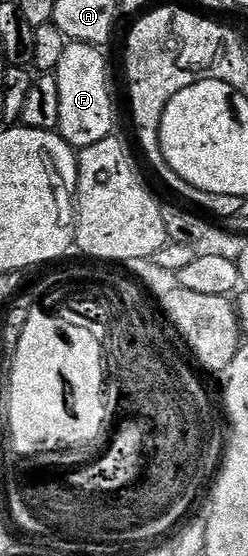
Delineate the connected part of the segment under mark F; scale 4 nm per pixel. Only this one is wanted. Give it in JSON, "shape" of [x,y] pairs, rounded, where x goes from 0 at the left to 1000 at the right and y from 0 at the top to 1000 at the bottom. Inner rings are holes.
{"shape":[[[270,77],[258,104],[242,104],[230,126],[242,155],[242,219],[230,239],[282,257],[286,266],[327,270],[419,255],[460,236],[460,165],[444,160],[444,129],[427,124],[431,95],[367,79]]]}

